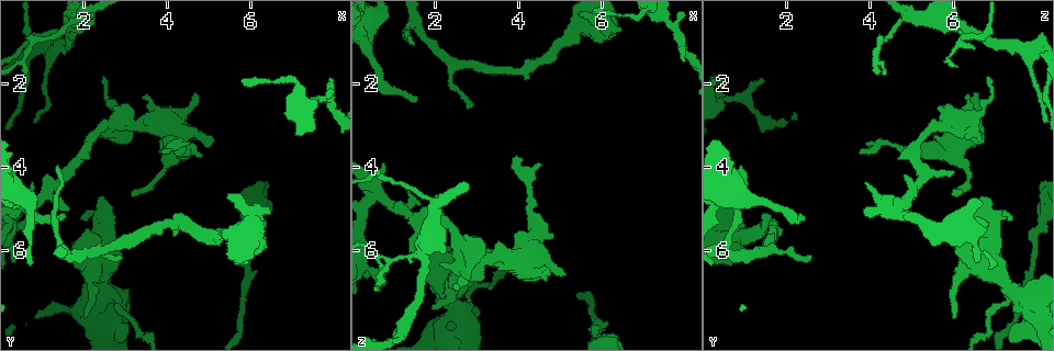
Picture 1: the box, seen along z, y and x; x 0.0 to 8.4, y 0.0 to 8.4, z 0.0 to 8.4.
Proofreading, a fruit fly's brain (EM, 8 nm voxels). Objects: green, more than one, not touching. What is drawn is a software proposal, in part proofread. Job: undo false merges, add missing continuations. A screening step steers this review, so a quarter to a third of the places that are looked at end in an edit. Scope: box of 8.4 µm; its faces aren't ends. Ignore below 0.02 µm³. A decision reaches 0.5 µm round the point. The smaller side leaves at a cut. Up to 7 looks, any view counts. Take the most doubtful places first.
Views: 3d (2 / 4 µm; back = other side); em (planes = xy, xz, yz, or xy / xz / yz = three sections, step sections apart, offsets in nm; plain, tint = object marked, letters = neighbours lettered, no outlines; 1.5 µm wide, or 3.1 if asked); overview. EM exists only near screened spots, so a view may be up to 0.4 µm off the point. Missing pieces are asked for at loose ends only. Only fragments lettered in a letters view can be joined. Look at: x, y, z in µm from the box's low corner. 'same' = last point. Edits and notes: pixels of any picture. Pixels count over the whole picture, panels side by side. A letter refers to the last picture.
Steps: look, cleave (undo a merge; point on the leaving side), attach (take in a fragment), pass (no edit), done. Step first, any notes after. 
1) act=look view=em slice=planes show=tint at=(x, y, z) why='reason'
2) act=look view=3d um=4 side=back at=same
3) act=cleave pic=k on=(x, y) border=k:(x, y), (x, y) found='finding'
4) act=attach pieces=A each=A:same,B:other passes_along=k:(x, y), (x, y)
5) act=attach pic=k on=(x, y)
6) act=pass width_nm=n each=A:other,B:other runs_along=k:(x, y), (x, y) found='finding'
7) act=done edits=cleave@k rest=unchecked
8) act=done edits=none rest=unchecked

act=look view=em slice=planes show=tint at=(2.15, 3.35, 6.30) why='branch stops here'

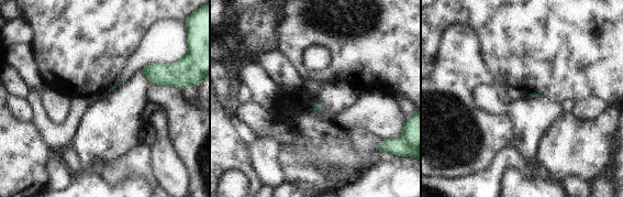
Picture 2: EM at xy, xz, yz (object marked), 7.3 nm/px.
act=look view=em slice=planes show=letters at=same why='see the neighbours'

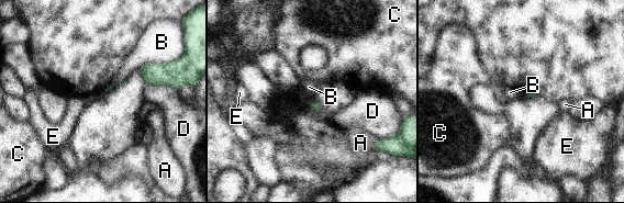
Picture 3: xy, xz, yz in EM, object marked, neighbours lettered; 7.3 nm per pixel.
act=pass each=A:other,B:other,C:other,D:other,E:other found='no lettered fragment goes on from it'

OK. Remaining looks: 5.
act=look view=em slice=planes show=plain at=(0.75, 5.25, 6.75) why='free end'

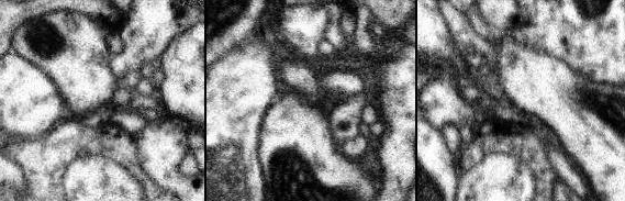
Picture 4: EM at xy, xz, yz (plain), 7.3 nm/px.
act=look view=em slice=planes show=letters at=same why='what lies round it'

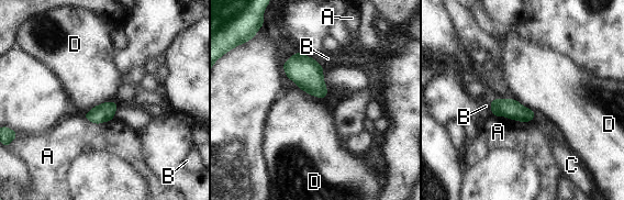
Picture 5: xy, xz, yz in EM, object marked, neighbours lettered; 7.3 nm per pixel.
act=pass longest_contact=A:280nm each=A:other,B:other,C:other,D:other border=5:(297, 86), (323, 99) found='no lettered fragment goes on from it'

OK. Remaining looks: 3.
act=look view=3d um=4 at=(1.75, 0.60, 6.10) why='thick turns thin'

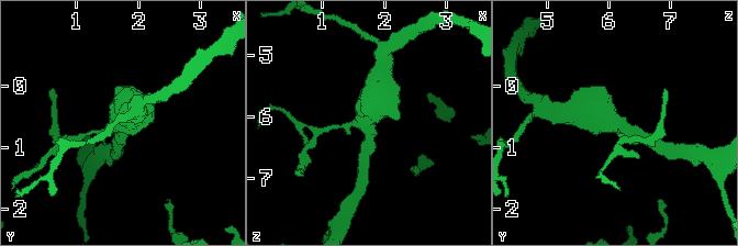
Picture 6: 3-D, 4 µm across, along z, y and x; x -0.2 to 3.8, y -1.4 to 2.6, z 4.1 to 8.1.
act=look view=em slice=xz step=8 show=tint at=(1.70, 0.60, 6.05) arms=3

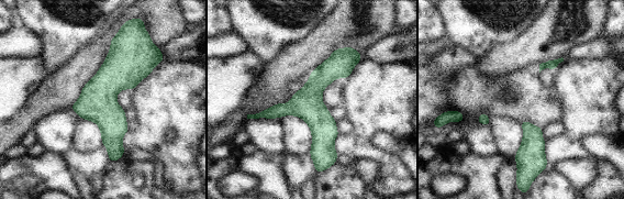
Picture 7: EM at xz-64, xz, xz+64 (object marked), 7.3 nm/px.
act=look view=em slice=xz step=8 show=letters at=same

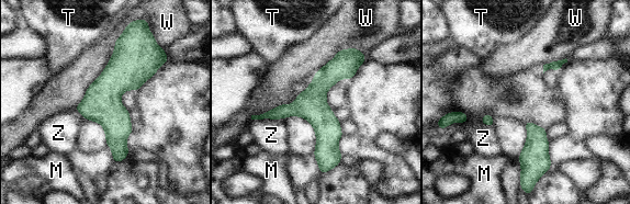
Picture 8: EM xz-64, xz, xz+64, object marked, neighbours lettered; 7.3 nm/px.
act=pass width_nm=220 longest_contact=W:700nm each=M:other,T:other,W:other,Z:other found='continuous, no second neuron'

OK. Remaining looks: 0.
act=done edits=none rest=unchecked

